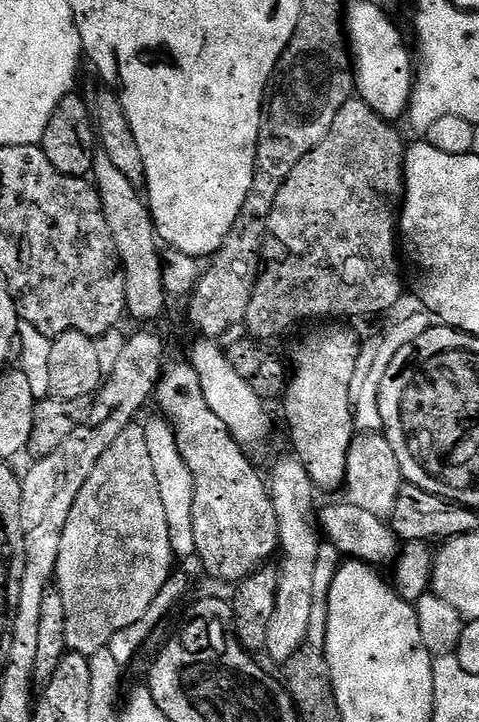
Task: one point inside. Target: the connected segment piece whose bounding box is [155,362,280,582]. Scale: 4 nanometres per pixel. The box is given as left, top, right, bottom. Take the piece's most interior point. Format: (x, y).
(233, 527)

